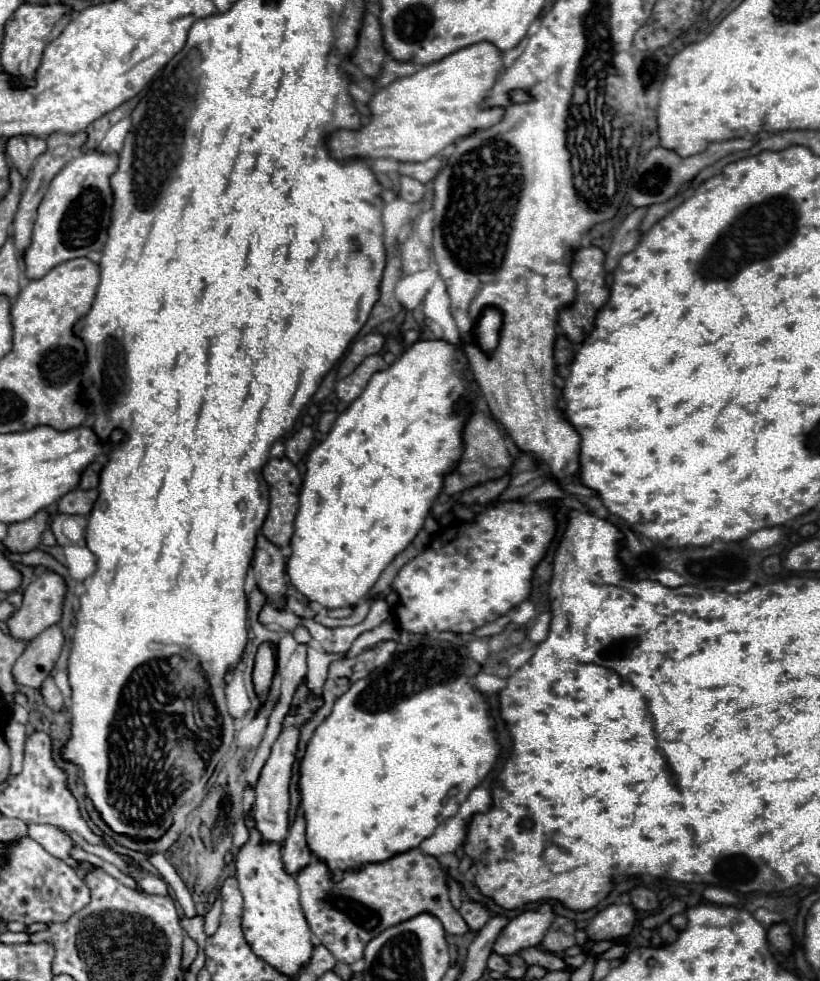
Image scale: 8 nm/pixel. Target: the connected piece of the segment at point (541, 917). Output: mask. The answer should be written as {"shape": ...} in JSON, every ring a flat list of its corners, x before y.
{"shape":[[541,904,537,910,527,910,515,916,495,940,493,950,501,956,507,956,507,954,517,954,519,950,529,946,539,946,553,918,555,912,551,904]]}

